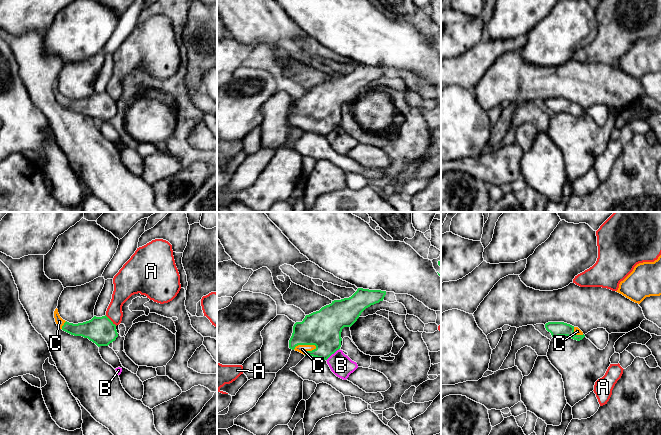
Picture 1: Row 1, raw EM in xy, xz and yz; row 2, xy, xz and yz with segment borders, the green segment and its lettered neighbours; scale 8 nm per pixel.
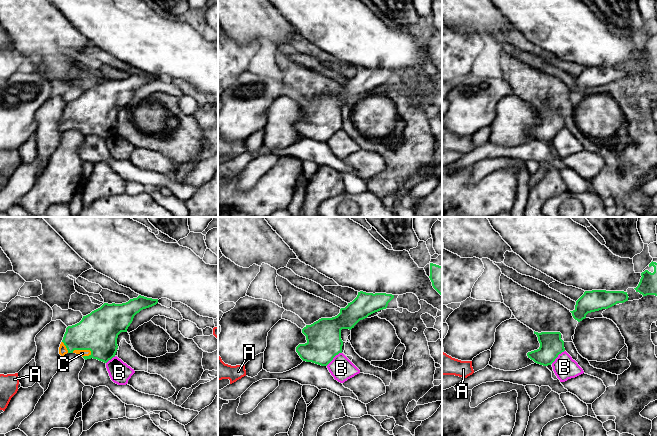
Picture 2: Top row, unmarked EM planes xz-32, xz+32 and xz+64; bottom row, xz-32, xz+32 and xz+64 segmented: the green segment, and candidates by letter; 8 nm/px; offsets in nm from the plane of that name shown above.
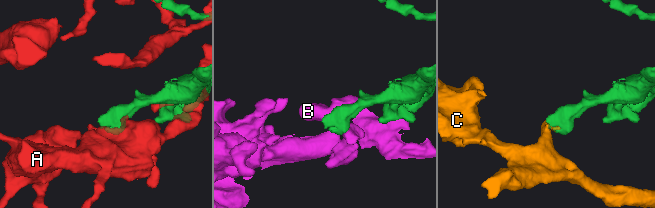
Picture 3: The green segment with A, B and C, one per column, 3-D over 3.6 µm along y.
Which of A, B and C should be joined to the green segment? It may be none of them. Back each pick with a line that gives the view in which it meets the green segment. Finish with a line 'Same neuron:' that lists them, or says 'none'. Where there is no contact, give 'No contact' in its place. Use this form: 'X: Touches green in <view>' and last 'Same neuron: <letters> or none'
C: Touches green in xz
Same neuron: C

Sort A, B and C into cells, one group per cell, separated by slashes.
A / B / C

